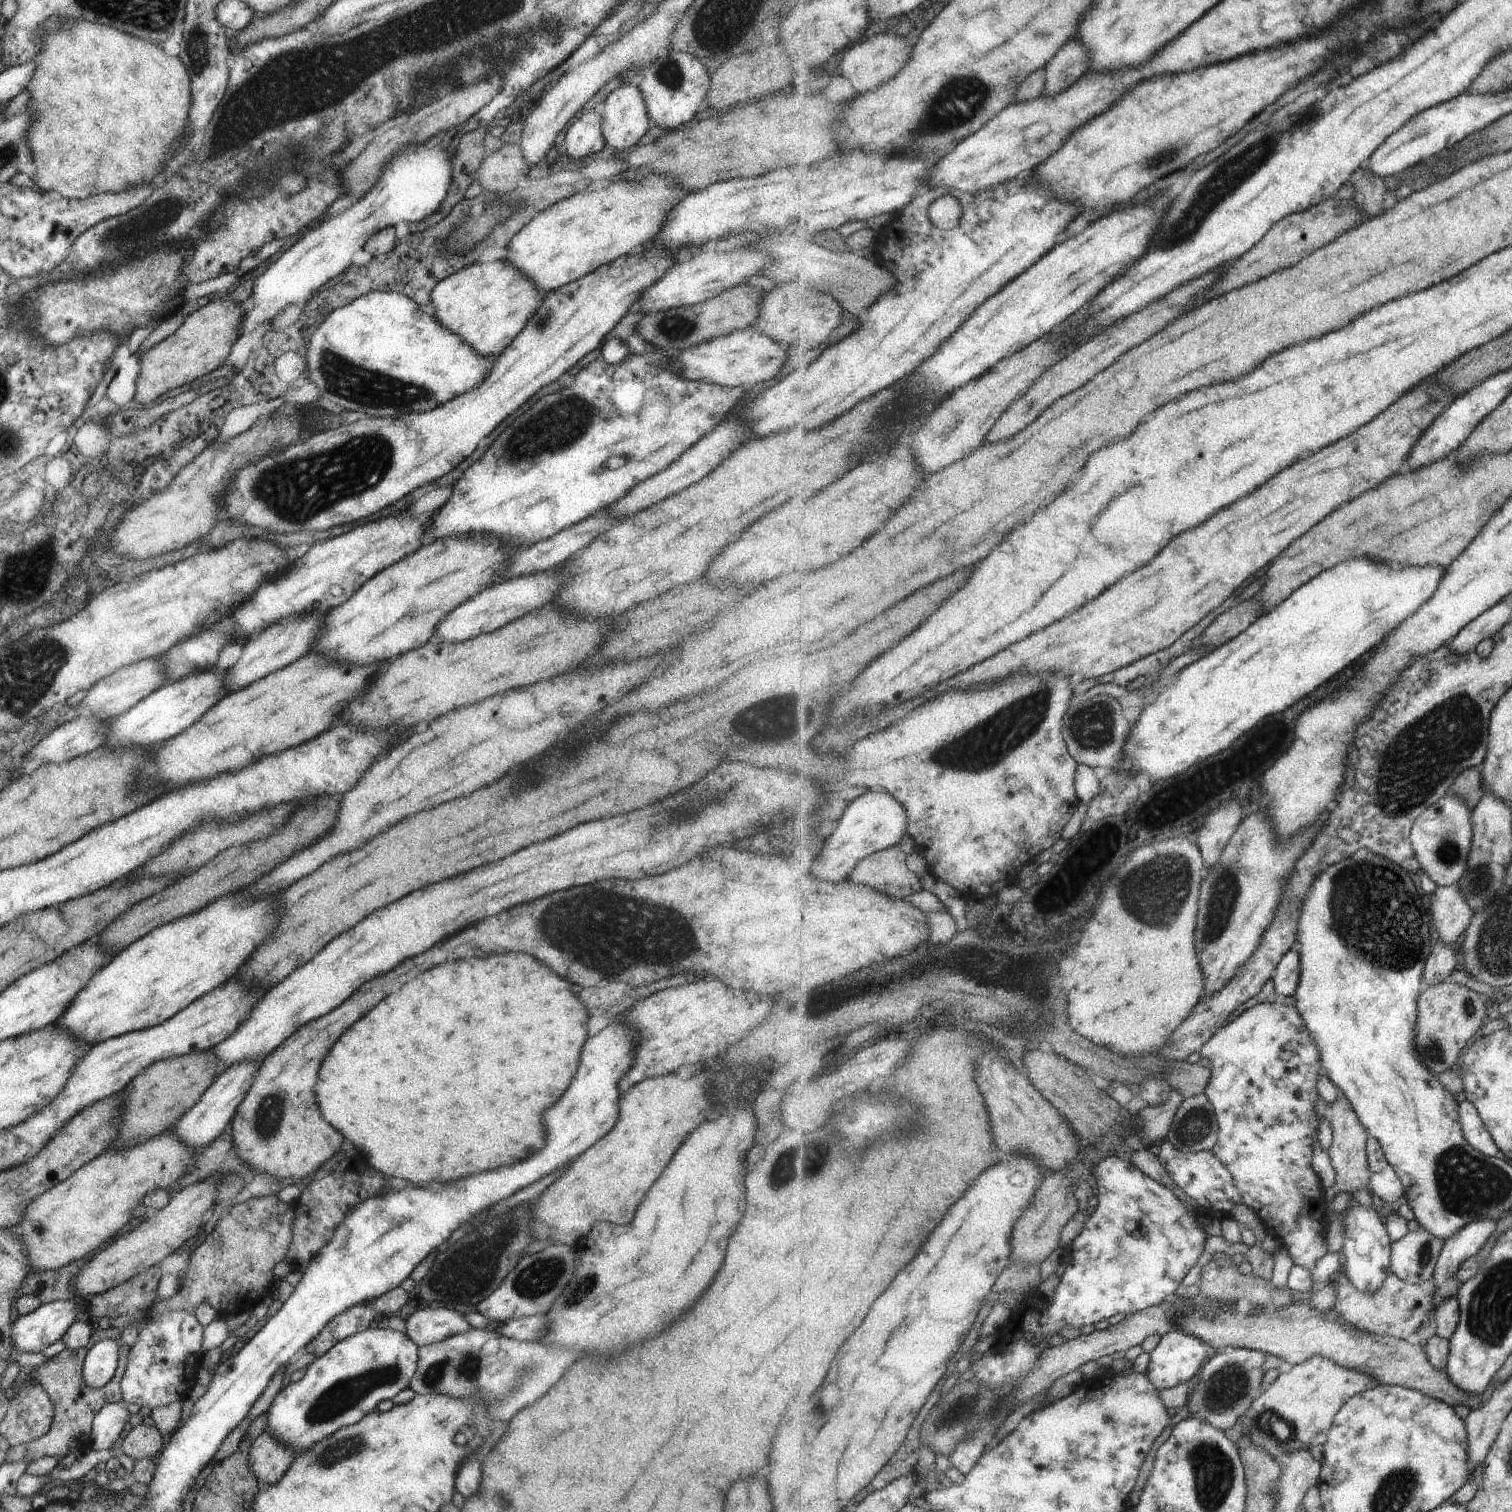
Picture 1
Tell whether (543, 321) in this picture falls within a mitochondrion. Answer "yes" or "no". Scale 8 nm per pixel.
yes

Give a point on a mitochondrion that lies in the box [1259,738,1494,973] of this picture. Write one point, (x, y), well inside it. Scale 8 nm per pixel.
(1448, 851)

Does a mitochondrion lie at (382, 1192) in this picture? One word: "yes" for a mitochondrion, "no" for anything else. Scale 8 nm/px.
no

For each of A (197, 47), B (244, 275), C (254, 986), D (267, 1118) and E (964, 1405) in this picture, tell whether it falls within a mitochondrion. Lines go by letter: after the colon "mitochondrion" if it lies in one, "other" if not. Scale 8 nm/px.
A: mitochondrion
B: other
C: other
D: mitochondrion
E: mitochondrion

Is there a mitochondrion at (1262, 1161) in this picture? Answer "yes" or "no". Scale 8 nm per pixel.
no

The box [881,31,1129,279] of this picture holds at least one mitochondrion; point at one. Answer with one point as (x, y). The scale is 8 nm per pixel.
(962, 98)

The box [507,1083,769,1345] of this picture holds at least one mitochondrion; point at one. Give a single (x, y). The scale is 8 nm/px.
(542, 1274)

